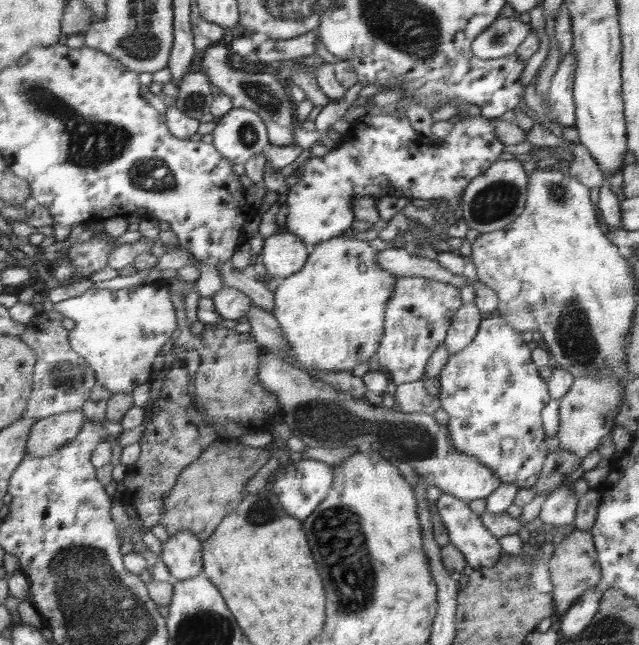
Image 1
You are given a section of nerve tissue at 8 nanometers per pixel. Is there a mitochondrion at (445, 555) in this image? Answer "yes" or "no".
no

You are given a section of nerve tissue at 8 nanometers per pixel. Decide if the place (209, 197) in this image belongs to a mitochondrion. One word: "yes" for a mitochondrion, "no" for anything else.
no

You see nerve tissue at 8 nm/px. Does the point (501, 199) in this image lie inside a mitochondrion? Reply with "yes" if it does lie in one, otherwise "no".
yes

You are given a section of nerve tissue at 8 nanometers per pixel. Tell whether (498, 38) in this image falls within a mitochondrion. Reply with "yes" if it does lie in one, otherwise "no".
yes

